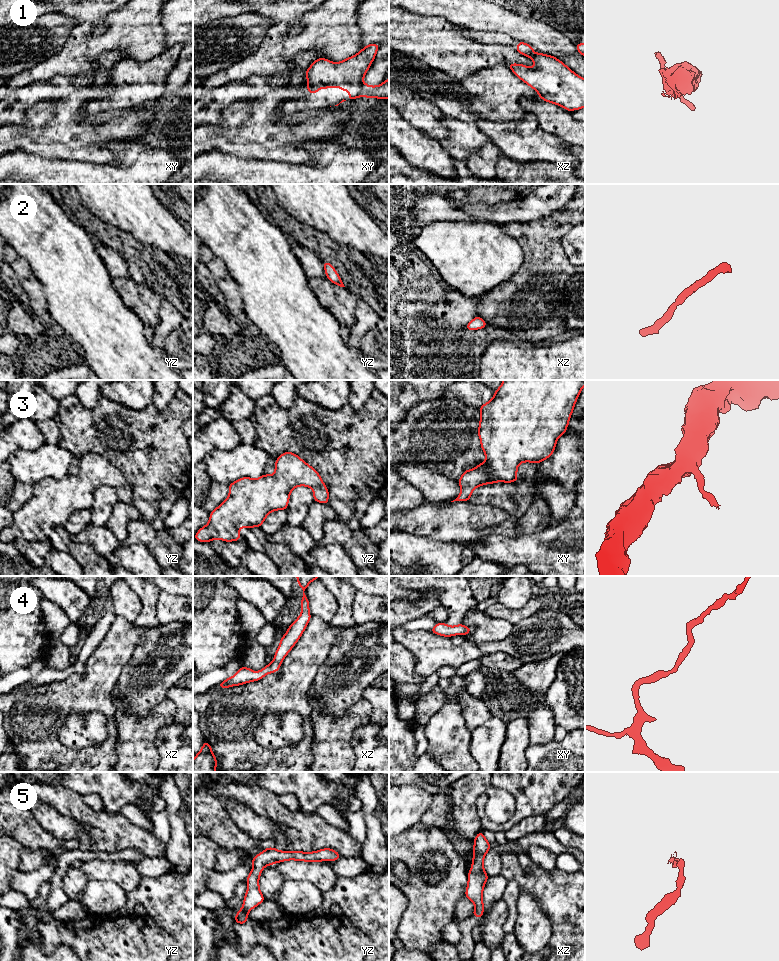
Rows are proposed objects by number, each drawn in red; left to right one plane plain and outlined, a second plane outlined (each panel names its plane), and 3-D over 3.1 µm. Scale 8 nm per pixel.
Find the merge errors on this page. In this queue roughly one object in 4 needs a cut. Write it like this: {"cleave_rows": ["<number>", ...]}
{"cleave_rows": []}

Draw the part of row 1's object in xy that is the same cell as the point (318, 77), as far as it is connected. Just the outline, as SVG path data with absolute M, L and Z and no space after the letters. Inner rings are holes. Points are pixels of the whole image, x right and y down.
M379 44L367 45L356 55L337 63L318 58L305 72L308 94L317 94L318 89L340 87L342 92L349 91L351 101L357 97L389 99L389 79L378 86L363 82L378 49Z

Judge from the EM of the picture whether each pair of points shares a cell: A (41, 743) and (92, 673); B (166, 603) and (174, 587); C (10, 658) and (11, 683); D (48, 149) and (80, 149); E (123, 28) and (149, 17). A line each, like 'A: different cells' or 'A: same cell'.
A: same cell
B: different cells
C: different cells
D: same cell
E: same cell

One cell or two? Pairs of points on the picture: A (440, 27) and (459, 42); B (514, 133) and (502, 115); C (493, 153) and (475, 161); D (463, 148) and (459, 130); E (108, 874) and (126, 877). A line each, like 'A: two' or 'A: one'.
A: one
B: two
C: one
D: one
E: one

